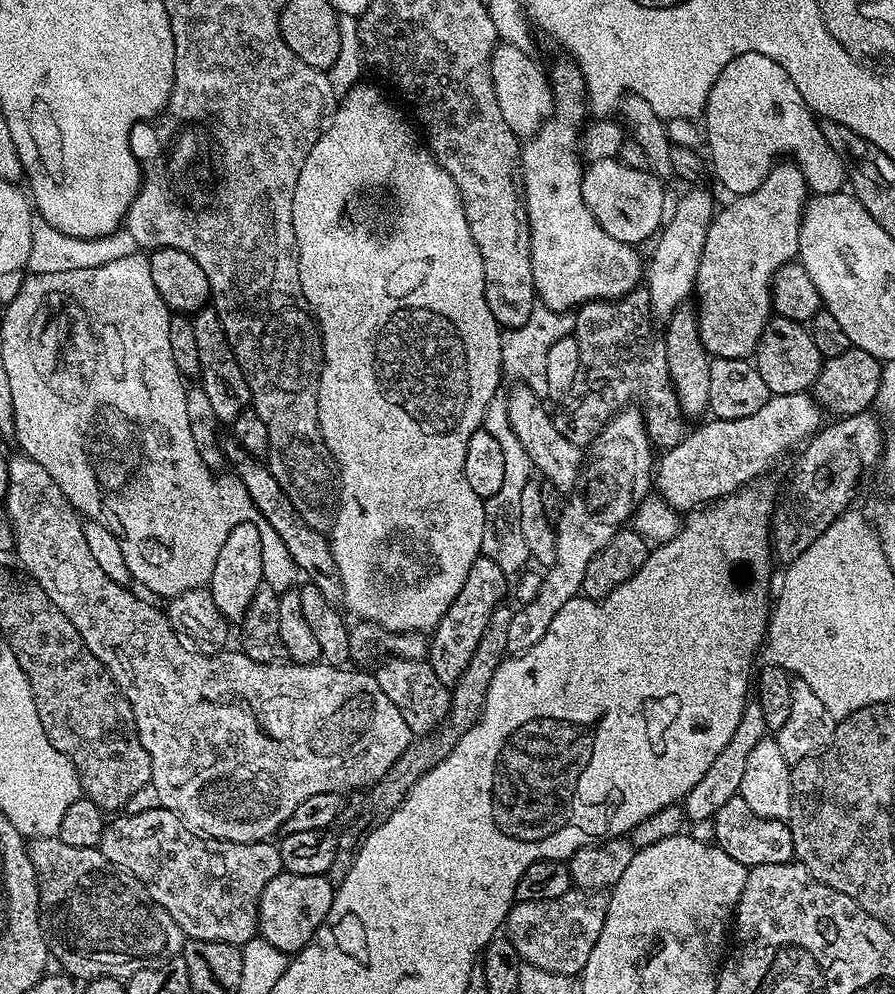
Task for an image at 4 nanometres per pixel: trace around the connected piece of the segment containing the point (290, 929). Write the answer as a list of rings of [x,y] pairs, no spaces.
[[[281,871],[279,876],[270,878],[270,882],[266,882],[266,890],[262,890],[259,935],[278,950],[289,954],[299,952],[312,943],[313,936],[330,910],[333,895],[334,885],[327,875],[303,876]]]

